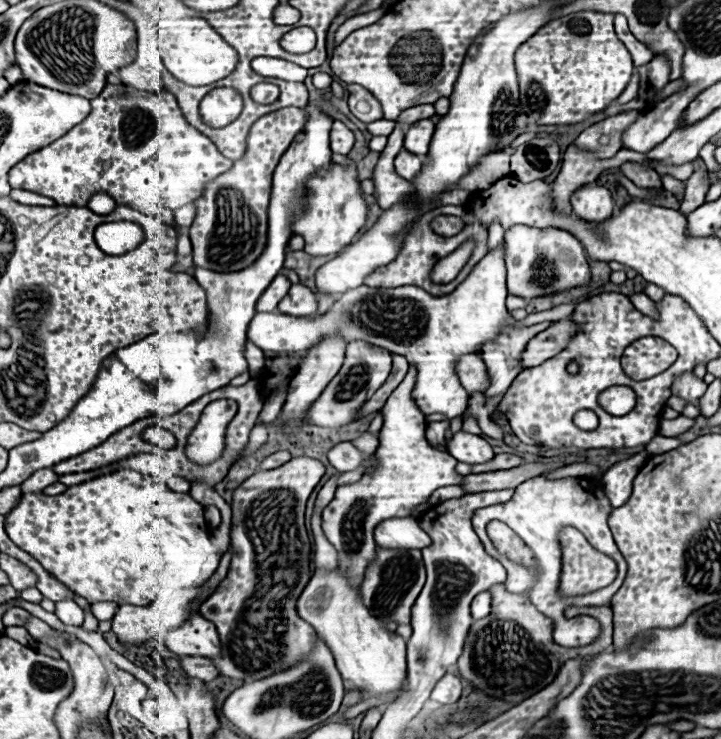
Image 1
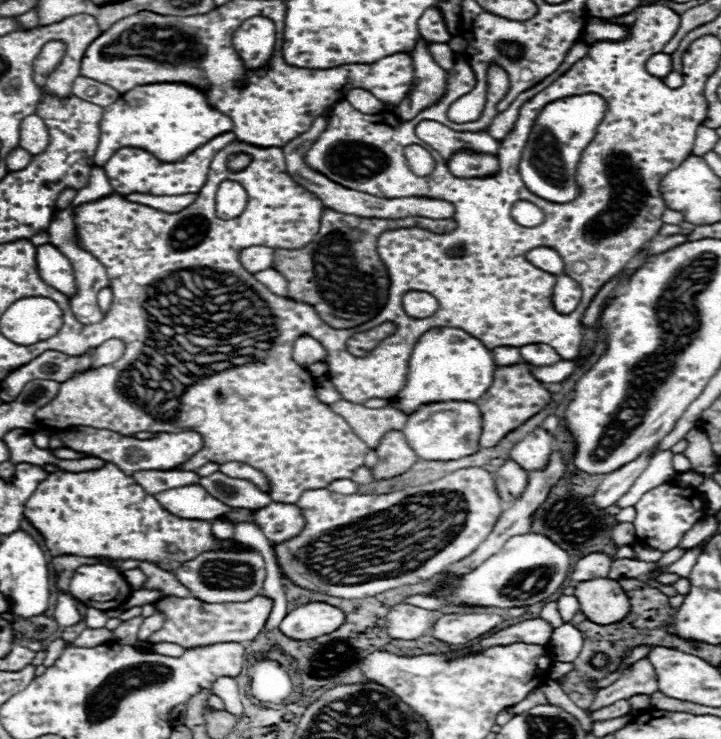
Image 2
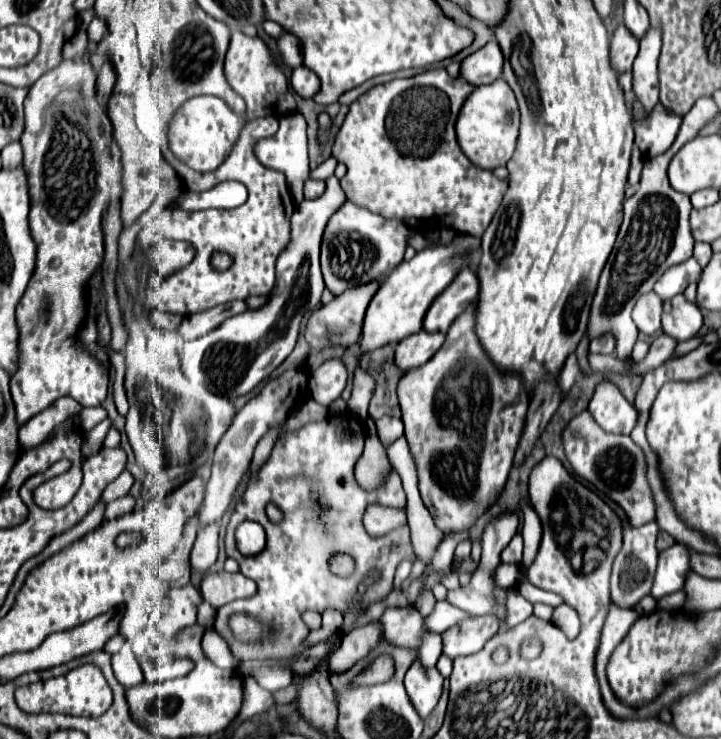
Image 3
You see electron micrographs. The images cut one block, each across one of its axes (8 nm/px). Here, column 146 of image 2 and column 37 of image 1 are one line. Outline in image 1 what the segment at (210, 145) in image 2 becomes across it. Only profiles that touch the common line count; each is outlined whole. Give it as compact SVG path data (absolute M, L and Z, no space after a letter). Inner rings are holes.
M106 84L100 96L92 100L92 112L80 124L76 124L60 140L18 162L10 170L8 180L12 188L30 190L52 198L56 204L68 206L88 206L90 198L98 192L106 192L116 200L116 204L130 208L134 208L138 198L146 204L146 210L152 216L168 222L174 218L172 210L194 202L204 192L206 182L226 172L230 166L232 160L222 156L208 136L184 120L176 98L170 92L152 94L138 92L136 88L124 84Z

